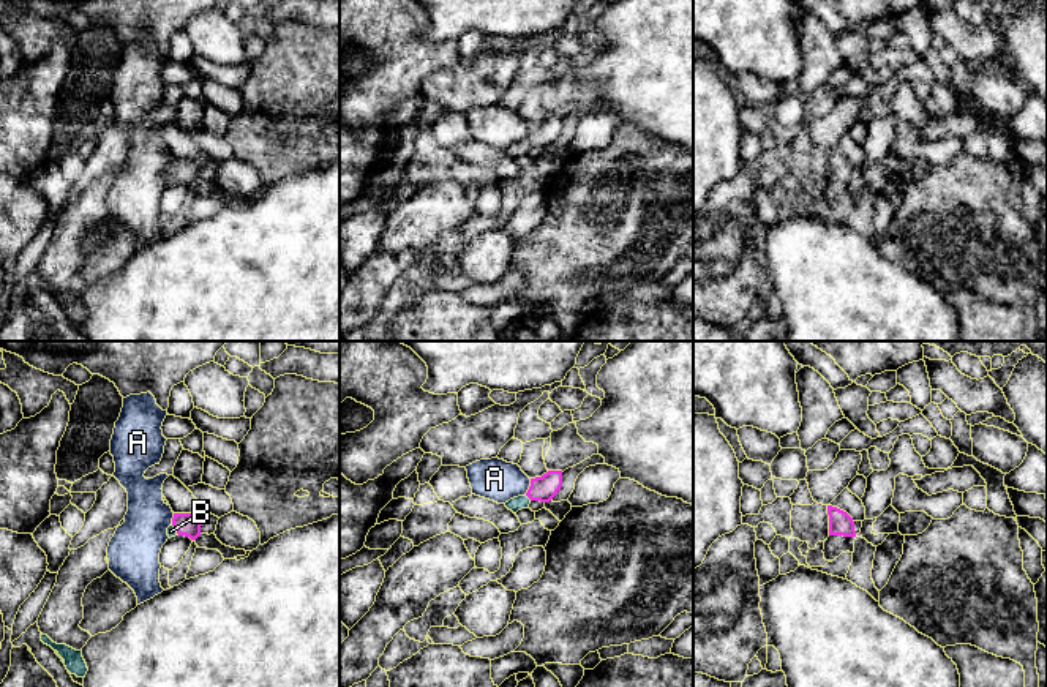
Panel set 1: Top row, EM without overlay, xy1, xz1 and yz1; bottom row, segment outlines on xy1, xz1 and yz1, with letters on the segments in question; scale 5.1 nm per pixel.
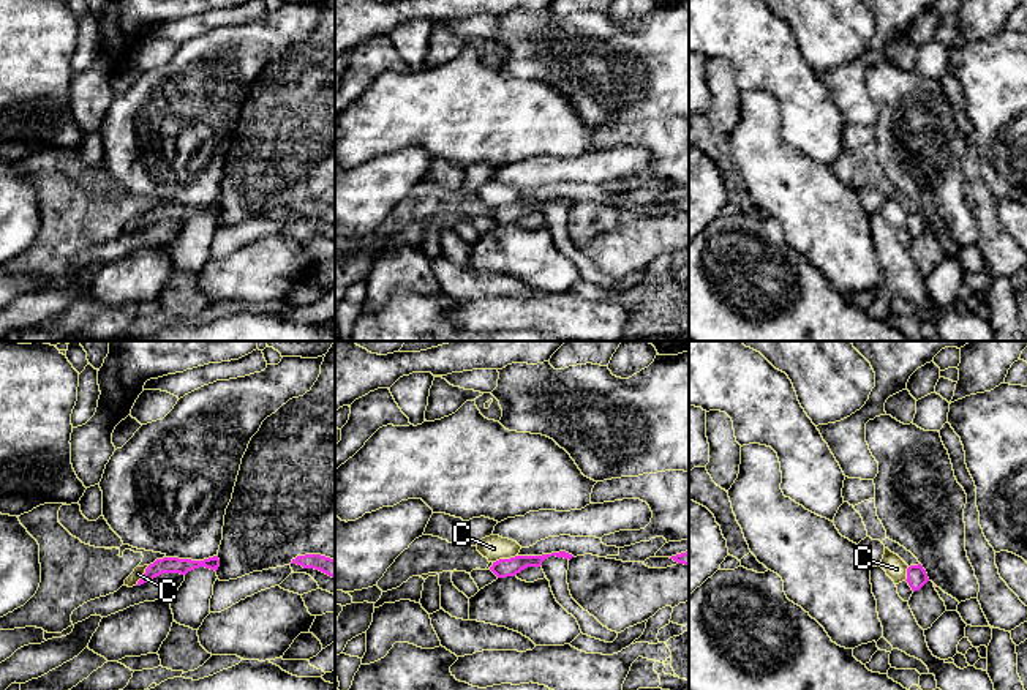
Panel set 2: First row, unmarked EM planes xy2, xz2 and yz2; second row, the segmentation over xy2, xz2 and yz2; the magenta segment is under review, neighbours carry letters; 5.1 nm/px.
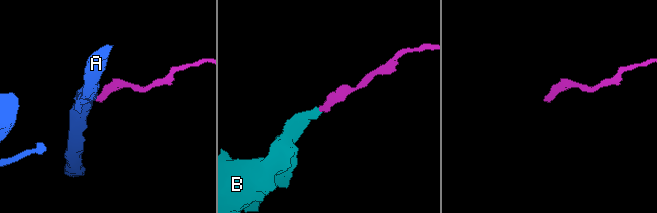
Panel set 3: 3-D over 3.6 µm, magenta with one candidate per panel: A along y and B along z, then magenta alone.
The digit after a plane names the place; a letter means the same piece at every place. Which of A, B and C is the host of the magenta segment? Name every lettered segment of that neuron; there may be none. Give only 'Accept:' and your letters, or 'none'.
Accept: B

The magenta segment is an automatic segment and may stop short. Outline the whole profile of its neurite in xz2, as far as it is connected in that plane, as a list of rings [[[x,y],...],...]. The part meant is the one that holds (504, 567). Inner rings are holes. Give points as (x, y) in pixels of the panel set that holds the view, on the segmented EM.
[[[566,551],[542,554],[542,556],[515,556],[515,557],[510,557],[510,559],[499,559],[499,561],[493,562],[490,570],[498,578],[515,576],[517,573],[520,573],[521,570],[525,570],[528,567],[540,567],[542,562],[547,557],[551,557],[551,556],[564,557],[564,559],[569,559],[569,561],[574,557],[572,554],[569,554]]]

